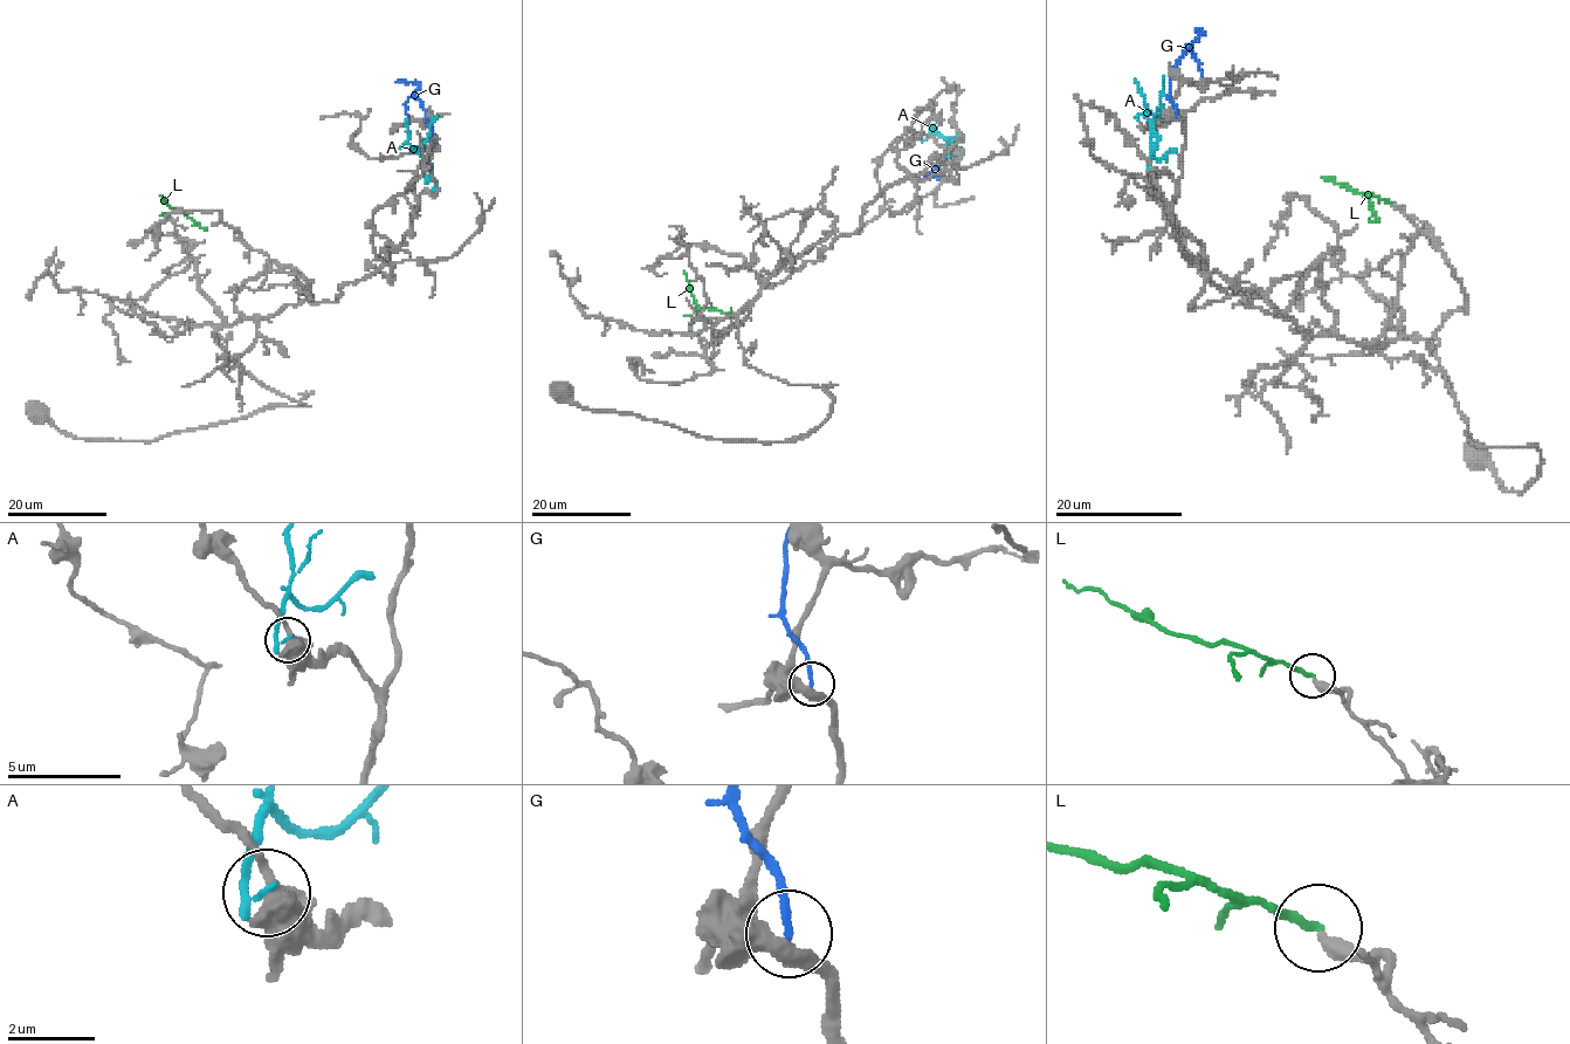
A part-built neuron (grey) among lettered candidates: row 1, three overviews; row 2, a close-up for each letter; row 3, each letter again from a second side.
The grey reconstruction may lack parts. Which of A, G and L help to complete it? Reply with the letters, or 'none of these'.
none of these

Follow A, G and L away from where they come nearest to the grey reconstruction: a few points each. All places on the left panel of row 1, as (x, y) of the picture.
A: (436, 189), (420, 150), (433, 116)
G: (436, 148), (427, 114), (414, 94), (417, 84), (403, 82)
L: (165, 215), (174, 210), (160, 194)

